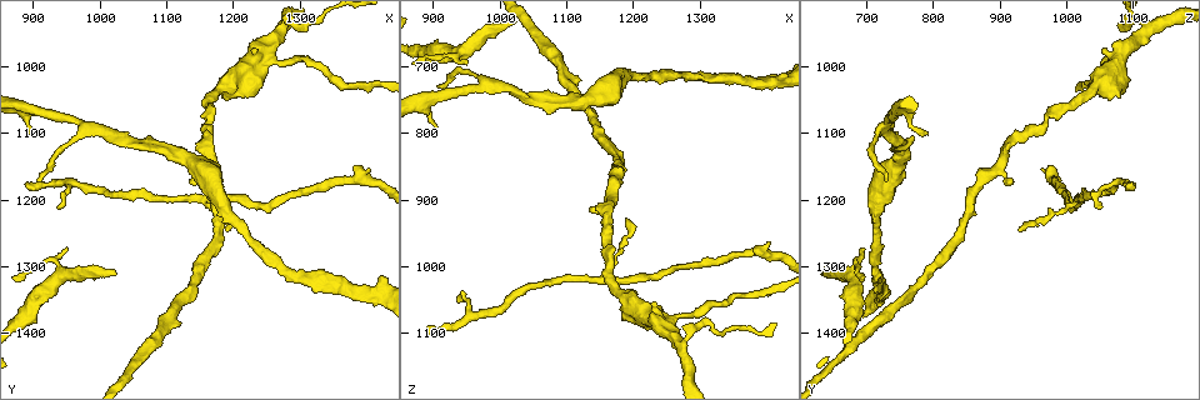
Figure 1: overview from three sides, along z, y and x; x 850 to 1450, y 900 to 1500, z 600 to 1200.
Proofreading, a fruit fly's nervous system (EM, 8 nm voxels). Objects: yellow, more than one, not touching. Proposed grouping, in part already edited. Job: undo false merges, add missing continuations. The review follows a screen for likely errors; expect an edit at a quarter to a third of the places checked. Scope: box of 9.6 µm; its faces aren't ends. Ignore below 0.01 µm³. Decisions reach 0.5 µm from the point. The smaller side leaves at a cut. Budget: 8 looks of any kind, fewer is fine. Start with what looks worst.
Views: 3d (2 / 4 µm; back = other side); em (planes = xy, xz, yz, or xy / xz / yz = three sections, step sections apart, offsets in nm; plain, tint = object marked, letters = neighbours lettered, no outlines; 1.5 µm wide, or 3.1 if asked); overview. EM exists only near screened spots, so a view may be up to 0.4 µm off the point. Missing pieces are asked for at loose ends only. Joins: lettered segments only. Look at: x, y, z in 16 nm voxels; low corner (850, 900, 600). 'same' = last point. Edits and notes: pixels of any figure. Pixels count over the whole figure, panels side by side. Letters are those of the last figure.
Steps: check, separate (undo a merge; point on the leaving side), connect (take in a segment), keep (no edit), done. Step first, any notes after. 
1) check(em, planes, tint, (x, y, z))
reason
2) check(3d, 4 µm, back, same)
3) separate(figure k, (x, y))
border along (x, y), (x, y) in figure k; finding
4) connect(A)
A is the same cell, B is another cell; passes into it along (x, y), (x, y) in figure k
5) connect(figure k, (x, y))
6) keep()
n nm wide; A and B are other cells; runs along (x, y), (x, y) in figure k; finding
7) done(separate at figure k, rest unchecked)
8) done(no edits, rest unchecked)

check(3d, 2 µm, (935, 1210, 1045))
thin end

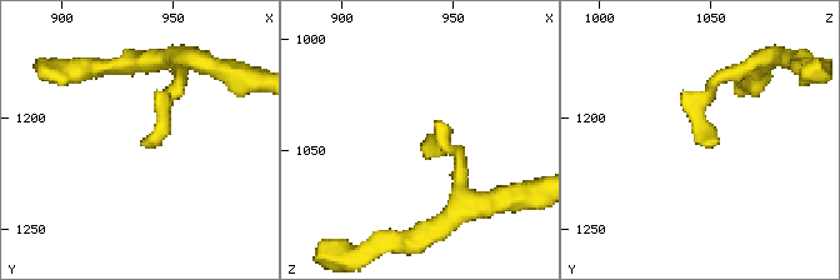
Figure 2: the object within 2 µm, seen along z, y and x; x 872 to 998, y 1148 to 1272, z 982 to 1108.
check(em, yz, step 8, plain, (935, 1213, 1048))
now the EM

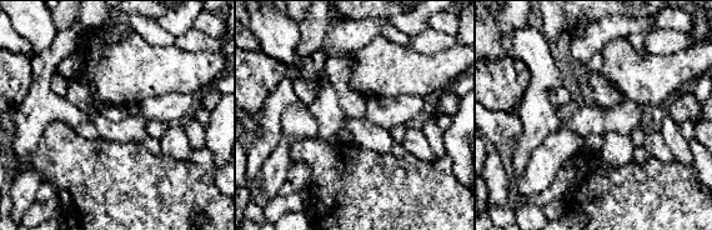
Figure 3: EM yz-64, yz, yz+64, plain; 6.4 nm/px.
check(em, yz, step 8, letters, same)

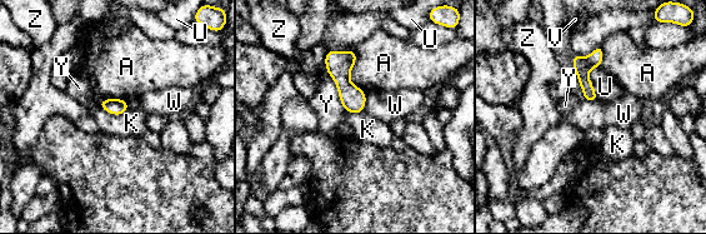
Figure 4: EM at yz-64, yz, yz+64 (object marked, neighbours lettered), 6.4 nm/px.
keep()
A, K, U, V, W, Y and Z are other cells; runs along (599, 50), (584, 68), (587, 98) in figure 4; no lettered segment goes on from it

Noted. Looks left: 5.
check(3d, 2 µm, (1140, 1170, 920))
an open end

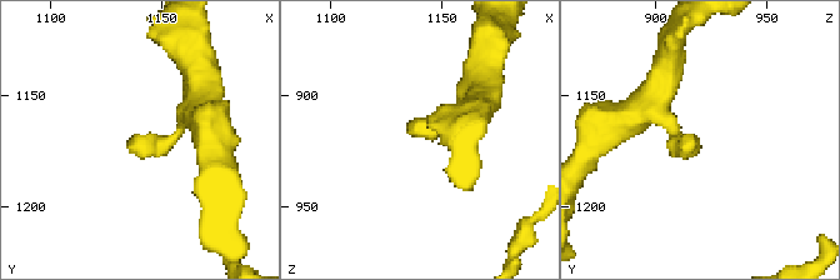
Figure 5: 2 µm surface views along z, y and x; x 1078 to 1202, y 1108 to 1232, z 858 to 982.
check(em, xz, step 8, tint, (1137, 1175, 916))
need the tissue

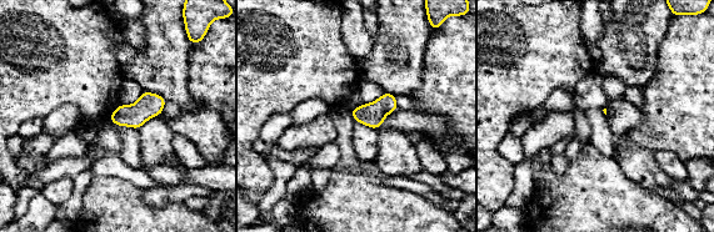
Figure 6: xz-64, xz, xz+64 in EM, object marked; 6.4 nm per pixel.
check(em, xz, step 8, letters, same)
what lies round it

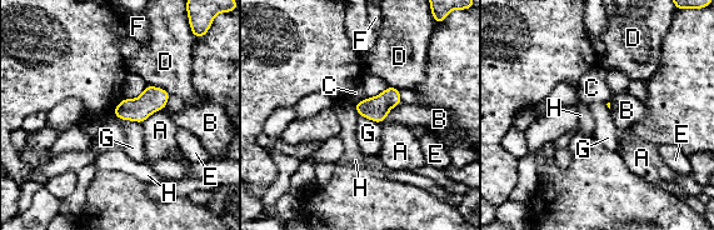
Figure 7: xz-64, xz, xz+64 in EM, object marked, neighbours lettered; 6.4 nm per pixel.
keep()
A, B, C, D, E, F, G and H are other cells; no lettered segment goes on from it

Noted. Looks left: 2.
done(no edits, rest unchecked)

